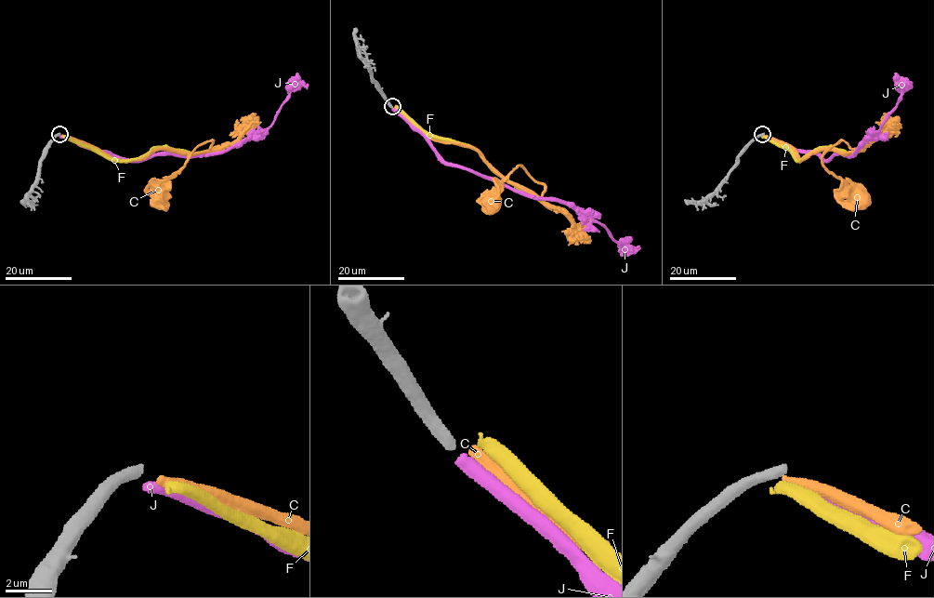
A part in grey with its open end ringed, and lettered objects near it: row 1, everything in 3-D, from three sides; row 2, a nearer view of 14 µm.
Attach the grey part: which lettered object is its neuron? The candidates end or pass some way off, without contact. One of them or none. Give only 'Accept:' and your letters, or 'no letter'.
Accept: no letter

